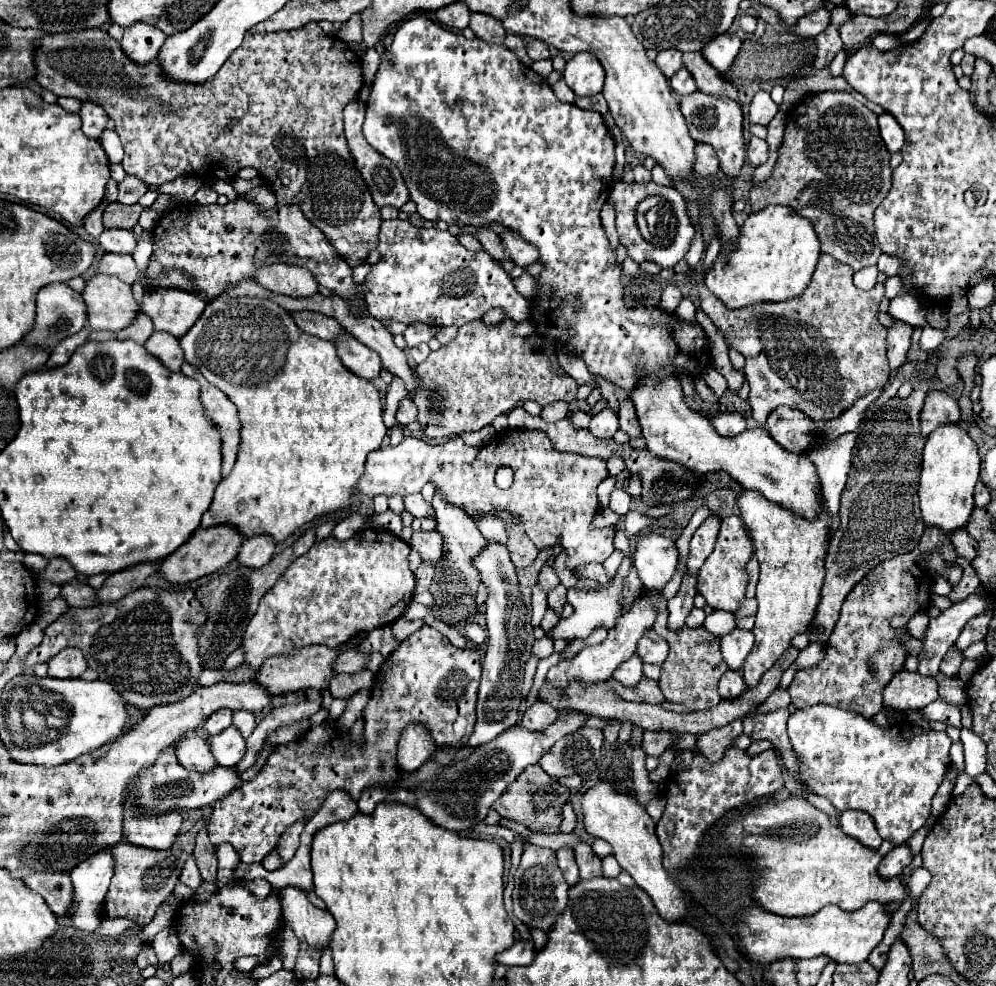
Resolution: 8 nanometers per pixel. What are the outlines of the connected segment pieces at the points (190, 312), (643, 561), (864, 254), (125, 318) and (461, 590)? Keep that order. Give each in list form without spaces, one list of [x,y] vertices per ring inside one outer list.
[[[147,288],[141,300],[141,310],[153,320],[155,330],[169,332],[179,338],[197,322],[205,304],[205,300],[187,290]]]
[[[647,532],[635,544],[633,566],[639,570],[639,578],[645,588],[663,588],[677,570],[677,548],[675,542],[657,534]]]
[[[837,90],[815,94],[815,106],[807,102],[801,106],[803,106],[801,110],[807,110],[807,114],[787,120],[773,176],[763,186],[753,184],[749,204],[753,212],[759,212],[771,204],[789,206],[791,210],[813,222],[813,228],[821,242],[821,254],[829,254],[835,260],[849,264],[853,270],[875,266],[881,256],[881,250],[879,240],[875,236],[873,214],[887,196],[887,192],[891,190],[891,166],[889,166],[891,154],[883,146],[877,128],[877,116],[867,106],[857,102],[849,92]]]
[[[97,274],[85,286],[87,318],[93,330],[119,332],[133,324],[139,314],[139,304],[133,298],[131,284],[117,276]]]
[[[435,494],[435,498],[433,498],[433,508],[435,508],[437,532],[443,536],[443,556],[435,566],[431,594],[433,594],[435,606],[457,610],[459,614],[455,614],[455,622],[463,622],[471,614],[477,614],[477,606],[475,606],[473,598],[463,598],[463,596],[477,594],[477,586],[481,584],[481,578],[479,578],[477,568],[473,566],[473,558],[479,556],[481,550],[485,550],[487,540],[479,532],[477,524],[469,516],[463,514],[463,510],[447,506],[447,502],[443,502],[443,498],[439,498],[439,494]]]

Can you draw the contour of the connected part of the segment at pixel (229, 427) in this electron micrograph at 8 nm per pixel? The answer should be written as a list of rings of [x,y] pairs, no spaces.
[[[183,364],[181,372],[185,376],[193,376],[201,384],[201,402],[205,406],[205,414],[219,426],[223,436],[223,476],[231,472],[237,452],[239,452],[239,416],[233,402],[215,386],[211,386],[199,370],[191,364]]]

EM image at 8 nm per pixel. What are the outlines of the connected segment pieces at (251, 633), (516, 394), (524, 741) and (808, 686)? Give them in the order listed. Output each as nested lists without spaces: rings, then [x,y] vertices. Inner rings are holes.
[[[367,528],[345,542],[339,542],[333,536],[323,542],[317,542],[307,554],[297,558],[285,570],[279,582],[261,598],[259,610],[251,618],[241,644],[245,650],[245,664],[249,664],[257,674],[261,664],[269,656],[289,654],[291,650],[313,644],[337,648],[359,632],[371,632],[375,628],[389,626],[391,622],[395,622],[405,612],[415,590],[415,576],[409,570],[407,562],[409,550],[411,548],[407,542],[381,528]]]
[[[481,320],[459,328],[451,346],[441,346],[415,368],[423,386],[415,392],[419,422],[427,438],[449,438],[461,432],[477,432],[489,426],[499,414],[507,414],[525,400],[541,406],[563,400],[573,402],[577,382],[571,376],[557,376],[549,360],[525,344],[525,338],[513,334],[515,324],[503,320],[495,328],[487,328]]]
[[[569,712],[565,718],[559,718],[555,724],[551,724],[547,730],[531,732],[523,726],[505,730],[499,734],[499,738],[475,748],[475,752],[457,764],[451,766],[437,766],[435,762],[425,762],[415,772],[399,772],[399,786],[413,788],[415,796],[419,800],[419,810],[425,814],[433,824],[451,830],[451,832],[463,832],[473,828],[475,824],[483,822],[493,802],[503,794],[503,790],[515,780],[519,772],[523,772],[525,766],[537,764],[541,754],[545,754],[559,738],[577,732],[587,722],[585,712]]]
[[[927,528],[915,552],[881,562],[847,594],[841,618],[827,642],[825,658],[811,670],[805,668],[803,672],[797,672],[787,688],[795,708],[827,704],[863,714],[865,718],[875,716],[883,708],[881,692],[891,678],[903,670],[907,656],[907,652],[899,646],[903,636],[909,638],[905,624],[913,614],[929,606],[933,578],[919,568],[919,556],[933,550],[939,550],[945,560],[957,558],[949,536],[943,536],[935,528]]]

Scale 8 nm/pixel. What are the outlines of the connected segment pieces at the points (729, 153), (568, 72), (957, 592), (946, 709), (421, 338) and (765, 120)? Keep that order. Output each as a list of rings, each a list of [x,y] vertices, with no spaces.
[[[693,92],[689,96],[681,98],[681,112],[687,120],[691,138],[695,142],[703,142],[713,146],[721,170],[725,176],[733,178],[739,174],[743,162],[745,162],[745,136],[743,136],[743,112],[737,102],[731,102],[729,98],[711,98],[703,96],[701,92]]]
[[[579,52],[575,54],[563,72],[563,80],[575,92],[575,96],[593,96],[603,90],[603,66],[593,54]]]
[[[957,558],[954,562],[946,562],[947,566],[960,566],[963,568],[963,578],[959,580],[959,584],[949,592],[949,600],[955,604],[955,602],[961,602],[965,600],[967,596],[975,594],[977,588],[979,588],[979,578],[975,578],[975,572],[973,572],[973,566],[971,566],[971,560],[965,560],[965,558]]]
[[[935,700],[933,704],[929,704],[927,708],[921,710],[921,718],[923,720],[939,720],[939,722],[945,722],[947,726],[955,726],[957,730],[961,730],[961,714],[959,714],[959,708],[951,706],[951,704],[945,704],[943,700]]]
[[[414,322],[407,326],[403,336],[408,347],[417,346],[420,343],[428,343],[435,336],[437,327],[429,326],[421,322]]]
[[[757,92],[753,102],[751,102],[751,108],[749,108],[749,120],[751,124],[761,124],[761,126],[767,126],[773,116],[777,114],[777,104],[771,100],[769,92]]]

